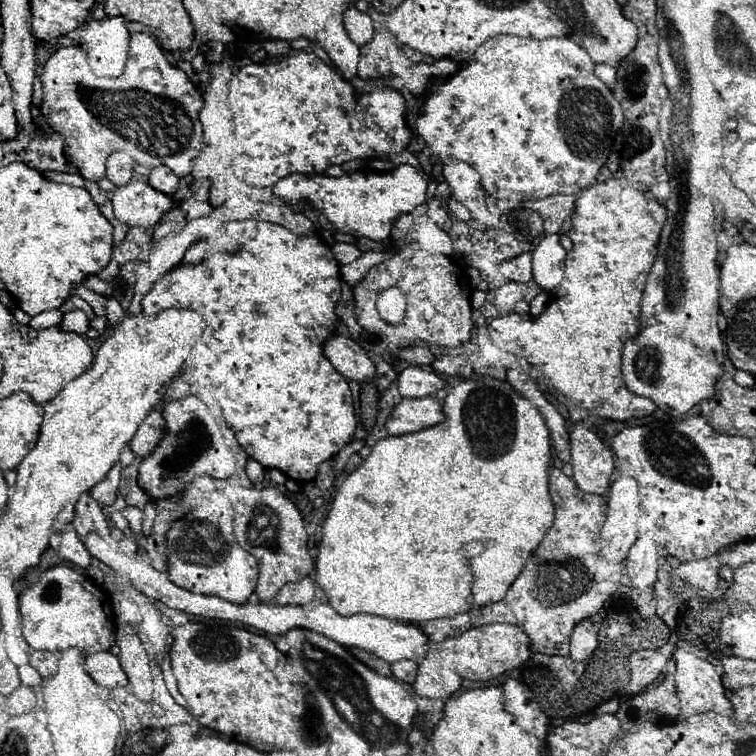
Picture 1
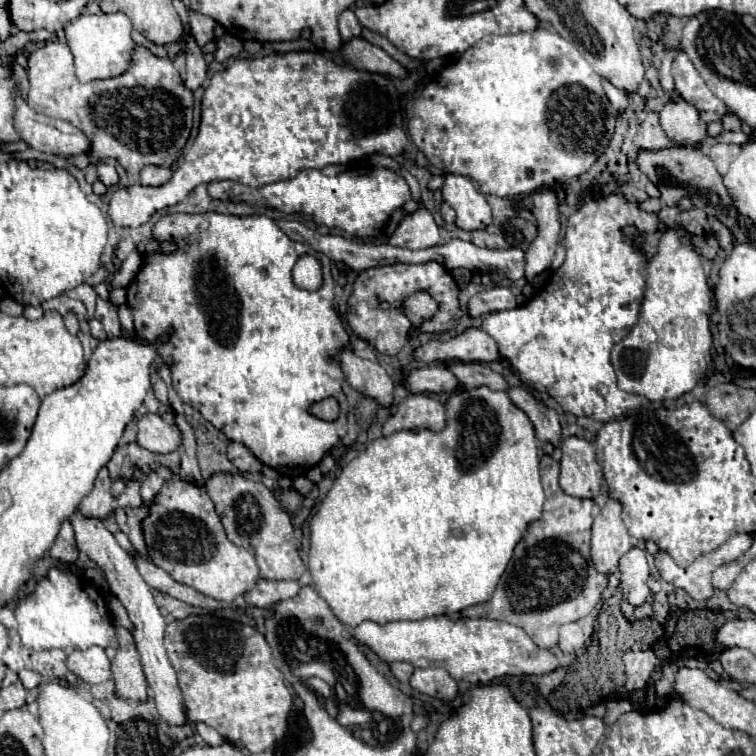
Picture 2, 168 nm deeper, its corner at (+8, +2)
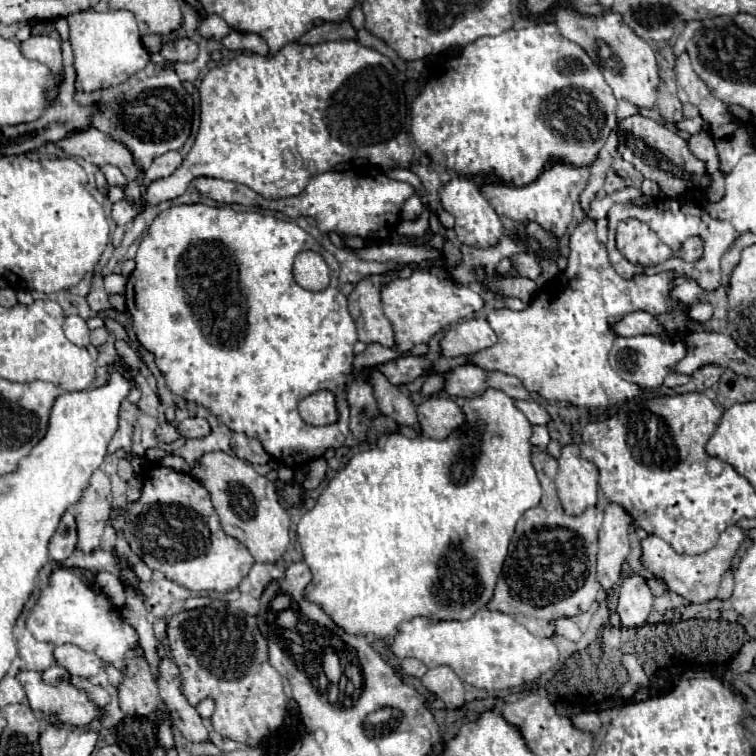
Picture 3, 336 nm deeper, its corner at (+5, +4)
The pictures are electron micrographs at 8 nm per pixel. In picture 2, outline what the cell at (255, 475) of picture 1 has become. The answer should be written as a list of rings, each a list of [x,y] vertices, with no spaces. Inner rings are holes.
[[[230,442],[230,446],[228,446],[228,458],[244,474],[248,474],[248,472],[254,474],[254,472],[262,470],[262,462],[258,458],[254,458],[244,444]]]

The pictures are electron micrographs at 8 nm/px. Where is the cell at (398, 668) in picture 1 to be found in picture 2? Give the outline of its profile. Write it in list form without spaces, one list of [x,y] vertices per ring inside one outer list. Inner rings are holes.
[[[392,662],[392,664],[390,664],[390,670],[392,670],[392,674],[394,674],[400,682],[408,682],[410,676],[412,676],[412,672],[414,672],[414,666],[408,664],[408,662]]]

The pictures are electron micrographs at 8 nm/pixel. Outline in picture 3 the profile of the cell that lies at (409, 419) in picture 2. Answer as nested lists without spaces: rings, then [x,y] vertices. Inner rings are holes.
[[[431,396],[423,400],[423,404],[417,406],[417,416],[423,436],[435,440],[447,438],[453,430],[461,426],[461,422],[465,422],[463,410],[445,396]]]

